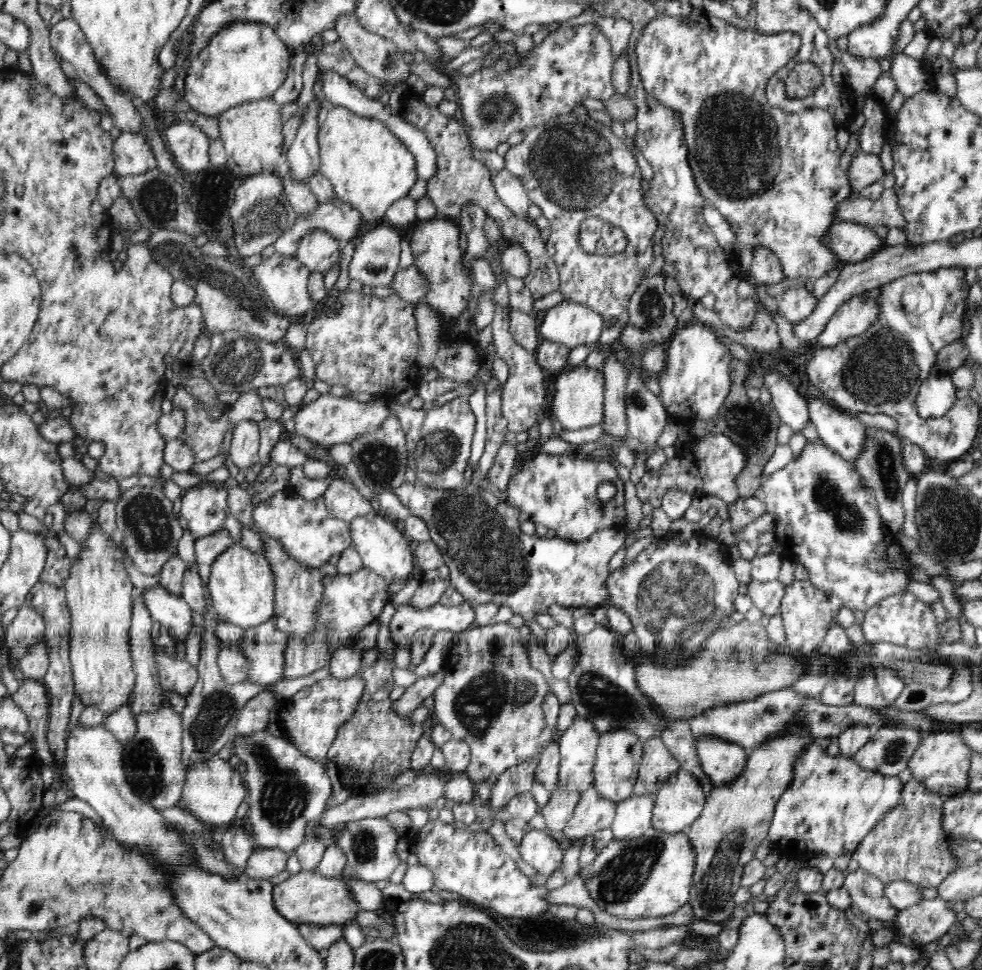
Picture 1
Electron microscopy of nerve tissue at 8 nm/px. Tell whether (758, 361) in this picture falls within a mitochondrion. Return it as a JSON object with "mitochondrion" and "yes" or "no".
{"mitochondrion":"no"}

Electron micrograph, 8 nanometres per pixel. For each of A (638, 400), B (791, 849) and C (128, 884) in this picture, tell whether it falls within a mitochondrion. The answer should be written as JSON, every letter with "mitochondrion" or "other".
{"A":"mitochondrion","B":"other","C":"mitochondrion"}

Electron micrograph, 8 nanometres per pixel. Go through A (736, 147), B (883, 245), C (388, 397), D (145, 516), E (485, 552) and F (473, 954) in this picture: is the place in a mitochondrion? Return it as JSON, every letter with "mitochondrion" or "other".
{"A":"mitochondrion","B":"other","C":"other","D":"mitochondrion","E":"mitochondrion","F":"mitochondrion"}

